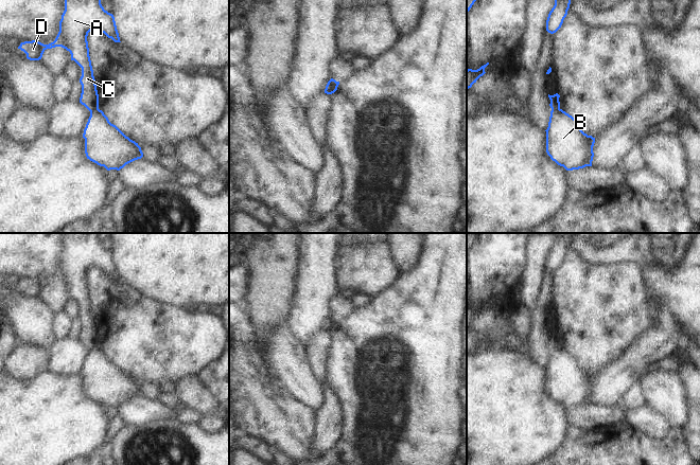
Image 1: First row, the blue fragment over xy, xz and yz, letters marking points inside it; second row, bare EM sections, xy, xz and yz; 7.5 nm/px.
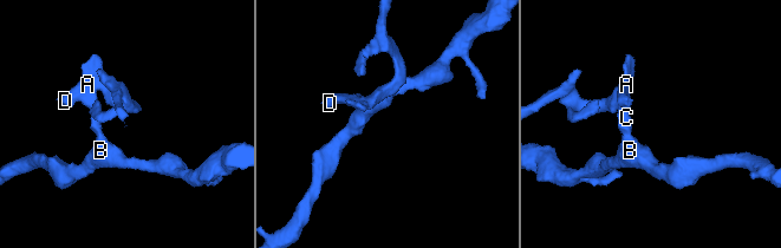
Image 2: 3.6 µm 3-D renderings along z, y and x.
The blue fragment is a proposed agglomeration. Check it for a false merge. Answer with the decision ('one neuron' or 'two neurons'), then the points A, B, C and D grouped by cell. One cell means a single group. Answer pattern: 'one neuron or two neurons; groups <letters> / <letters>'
two neurons; groups A C D / B

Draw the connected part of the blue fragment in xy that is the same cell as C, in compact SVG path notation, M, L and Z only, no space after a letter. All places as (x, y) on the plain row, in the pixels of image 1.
M65 233L65 248L55 278L49 282L37 278L24 279L18 284L30 298L41 297L47 286L55 284L69 288L71 298L82 305L80 340L90 351L99 346L99 332L87 279L88 270L91 267L99 267L115 280L121 280L115 254L102 244L101 233Z

